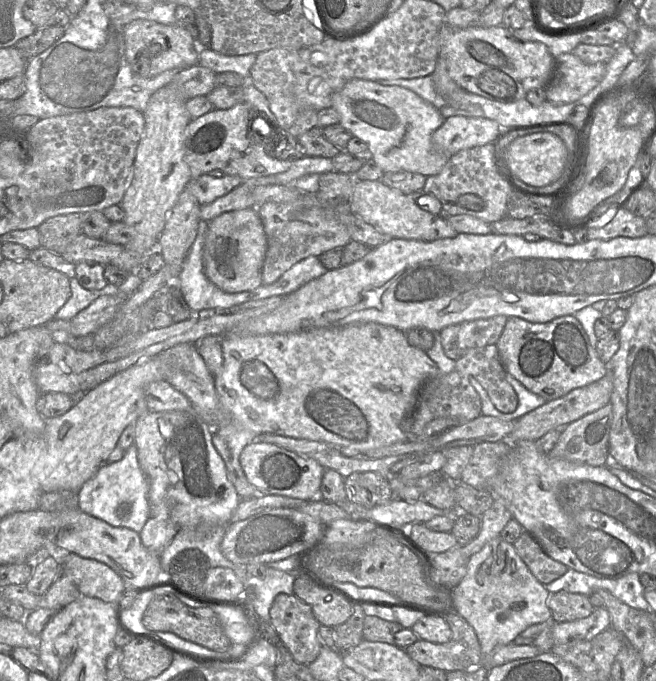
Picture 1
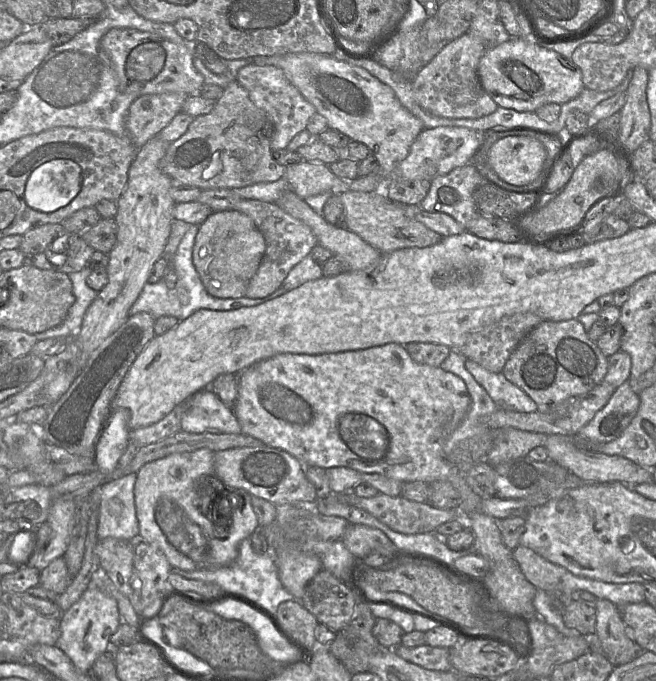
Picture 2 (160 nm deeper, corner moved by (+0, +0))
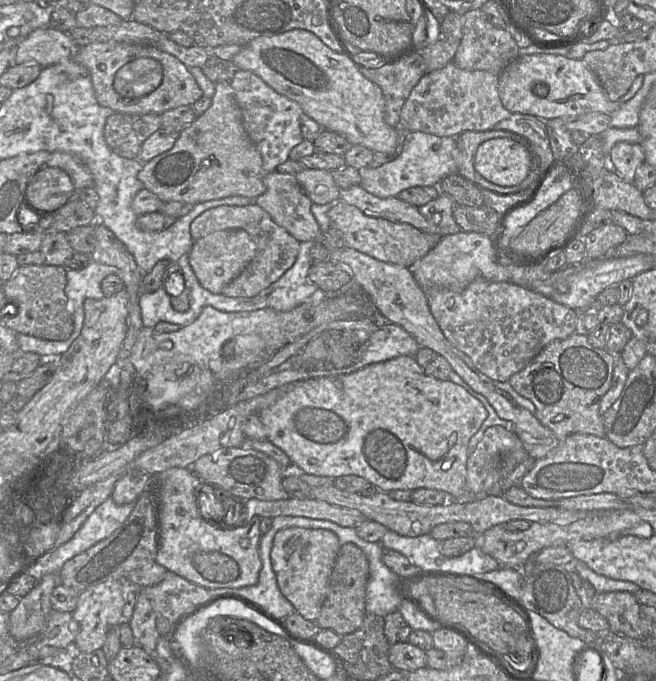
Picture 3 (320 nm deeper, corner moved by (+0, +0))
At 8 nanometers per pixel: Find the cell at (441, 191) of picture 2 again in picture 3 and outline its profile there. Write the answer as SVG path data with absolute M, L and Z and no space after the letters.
M441 193L436 199L417 208L426 219L438 225L440 236L447 236L461 231L453 216L455 207L453 199Z

